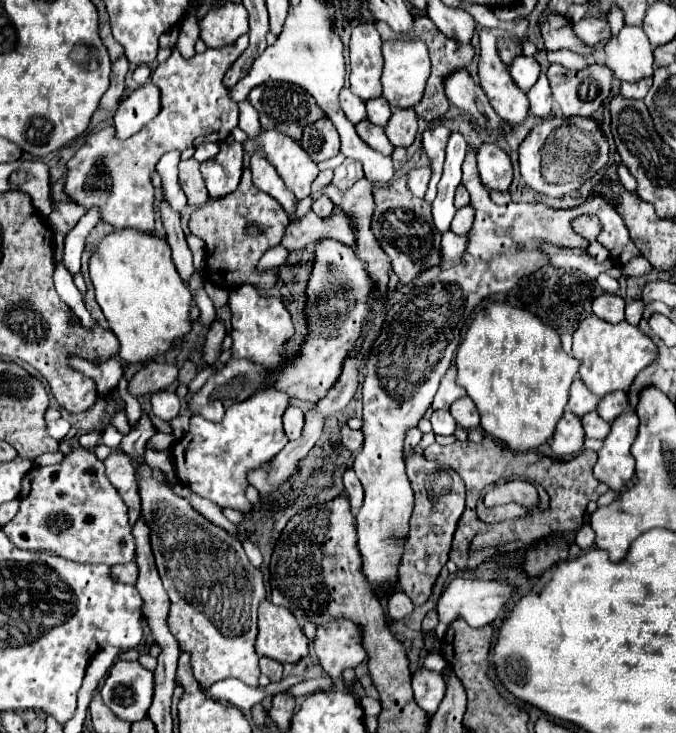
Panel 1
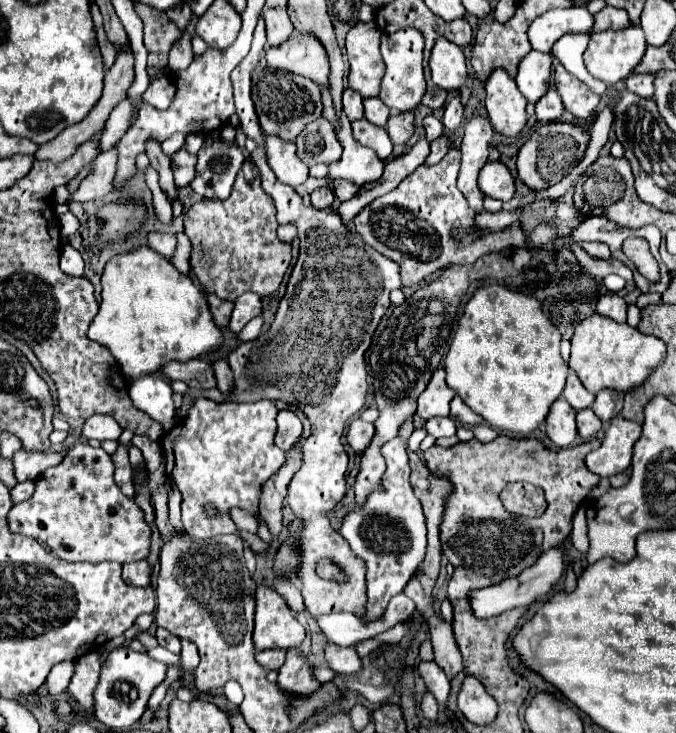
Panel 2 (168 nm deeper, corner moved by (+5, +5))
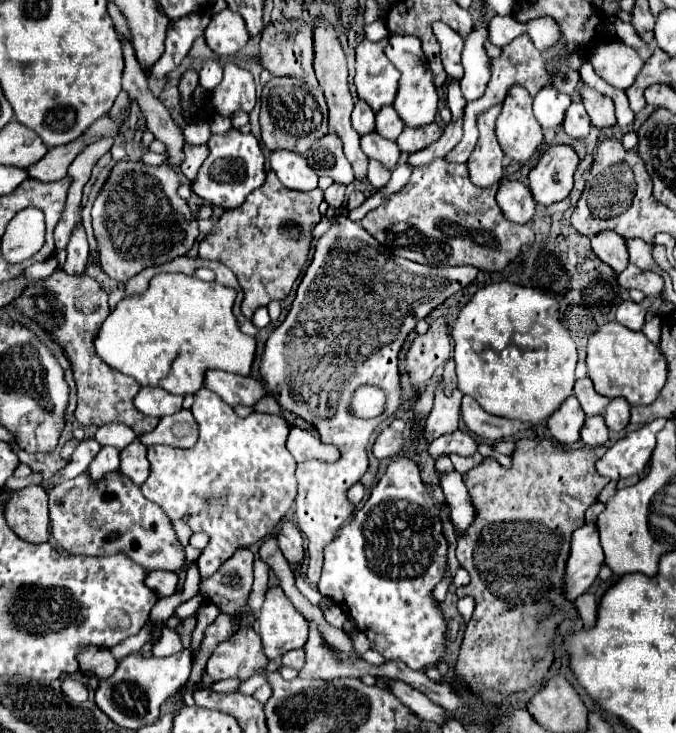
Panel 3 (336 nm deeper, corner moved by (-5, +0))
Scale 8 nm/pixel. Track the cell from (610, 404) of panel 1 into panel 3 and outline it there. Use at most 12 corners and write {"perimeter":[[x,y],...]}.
{"perimeter":[[611,399],[605,409],[609,431],[619,433],[629,425],[631,405]]}

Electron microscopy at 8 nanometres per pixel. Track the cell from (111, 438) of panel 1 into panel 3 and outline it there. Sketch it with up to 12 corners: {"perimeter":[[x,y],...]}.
{"perimeter":[[101,447],[91,461],[91,483],[119,471],[119,451]]}

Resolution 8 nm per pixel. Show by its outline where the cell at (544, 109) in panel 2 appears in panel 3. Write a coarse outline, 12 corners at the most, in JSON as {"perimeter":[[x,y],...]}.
{"perimeter":[[581,103],[567,109],[563,131],[571,139],[585,139],[591,121]]}

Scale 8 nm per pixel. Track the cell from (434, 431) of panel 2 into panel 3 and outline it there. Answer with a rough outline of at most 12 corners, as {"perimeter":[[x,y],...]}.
{"perimeter":[[459,429],[429,445],[433,459],[441,455],[471,457],[477,441]]}

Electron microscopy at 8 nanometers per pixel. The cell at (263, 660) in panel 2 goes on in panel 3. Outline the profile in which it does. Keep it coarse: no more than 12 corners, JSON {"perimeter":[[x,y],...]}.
{"perimeter":[[293,649],[283,655],[283,665],[297,671],[305,663],[305,651]]}

